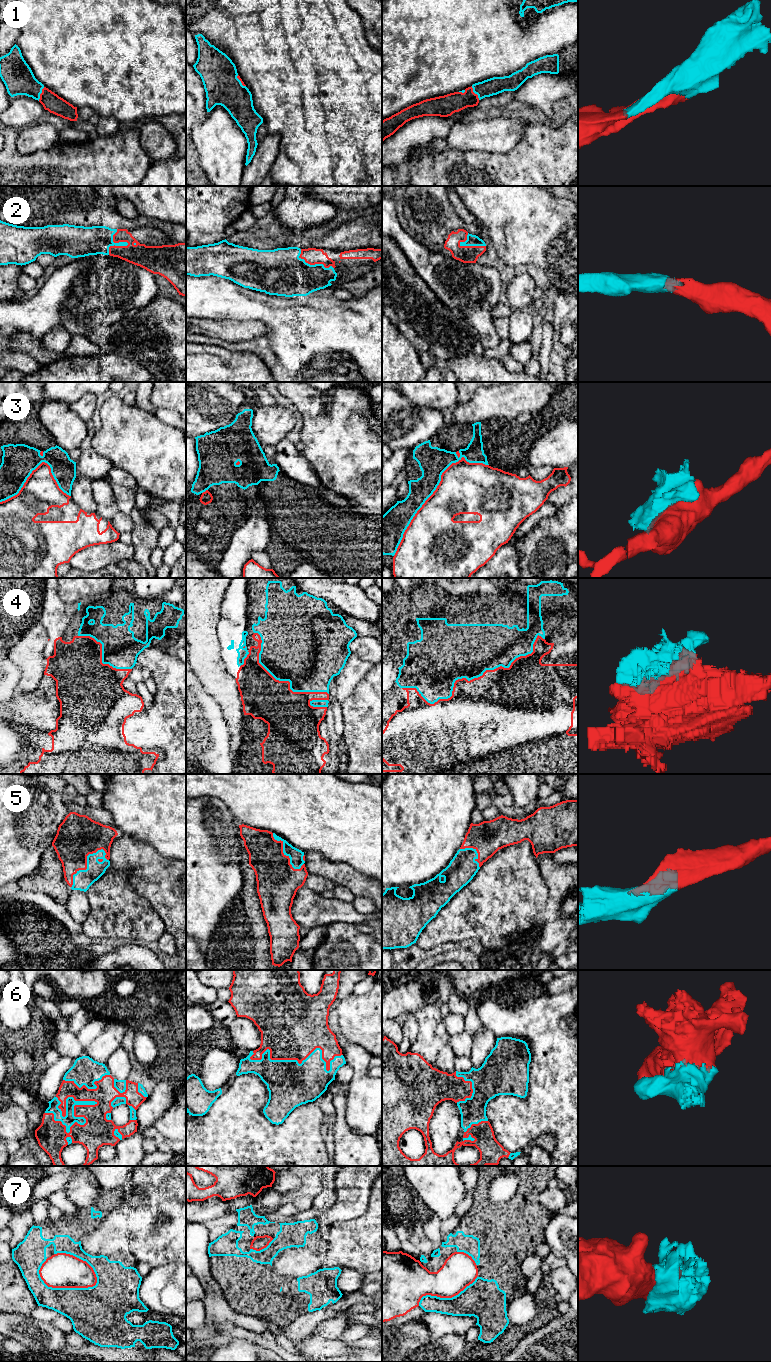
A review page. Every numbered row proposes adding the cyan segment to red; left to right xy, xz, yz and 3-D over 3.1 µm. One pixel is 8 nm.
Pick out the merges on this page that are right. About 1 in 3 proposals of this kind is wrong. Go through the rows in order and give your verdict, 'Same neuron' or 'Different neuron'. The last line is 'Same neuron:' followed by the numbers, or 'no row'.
1: Same neuron
2: Same neuron
3: Different neuron
4: Different neuron
5: Same neuron
6: Same neuron
7: Different neuron
Same neuron: 1, 2, 5, 6

